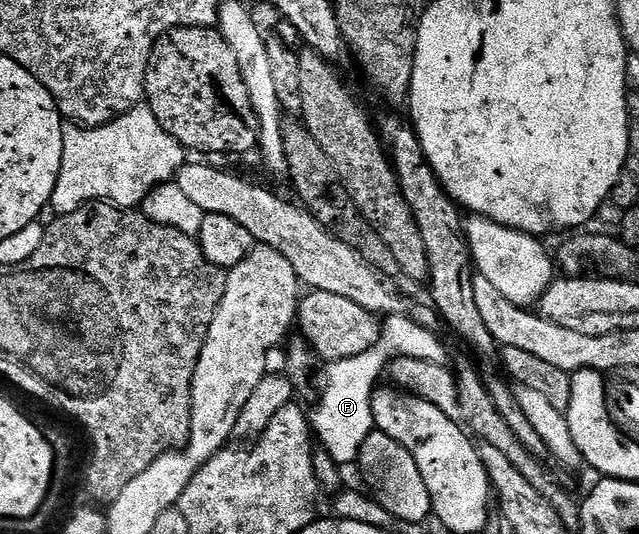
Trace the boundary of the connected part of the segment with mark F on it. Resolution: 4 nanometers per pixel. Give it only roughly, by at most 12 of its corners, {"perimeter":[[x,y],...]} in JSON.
{"perimeter":[[409,314],[384,317],[376,346],[328,365],[311,412],[320,447],[358,463],[390,361],[446,359]]}

